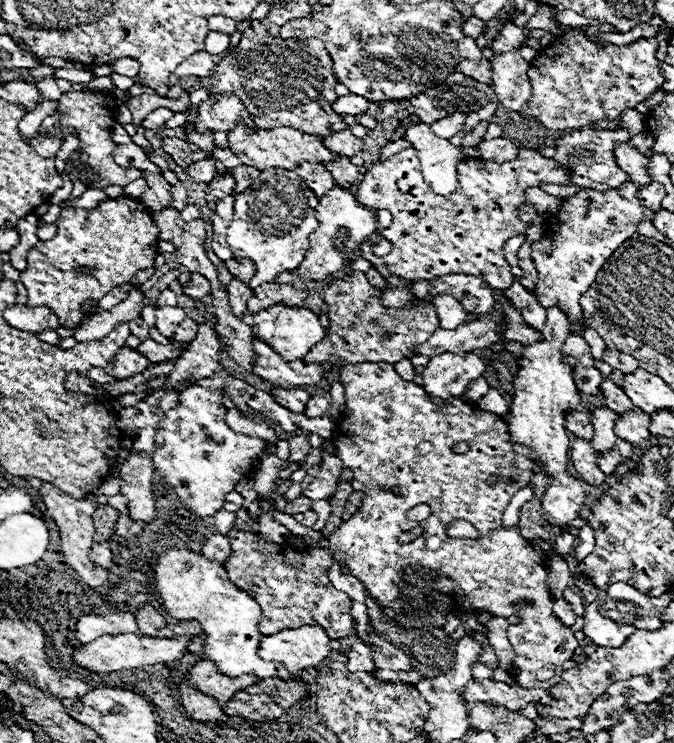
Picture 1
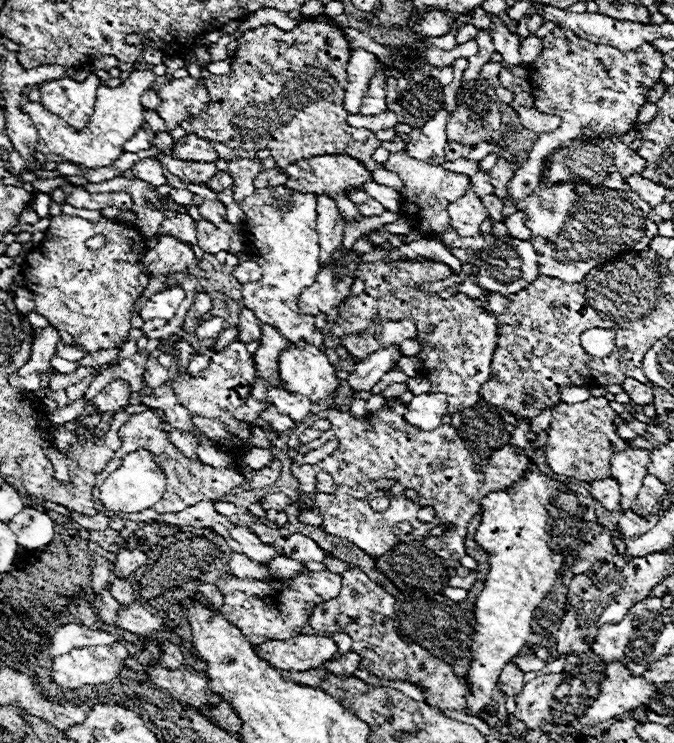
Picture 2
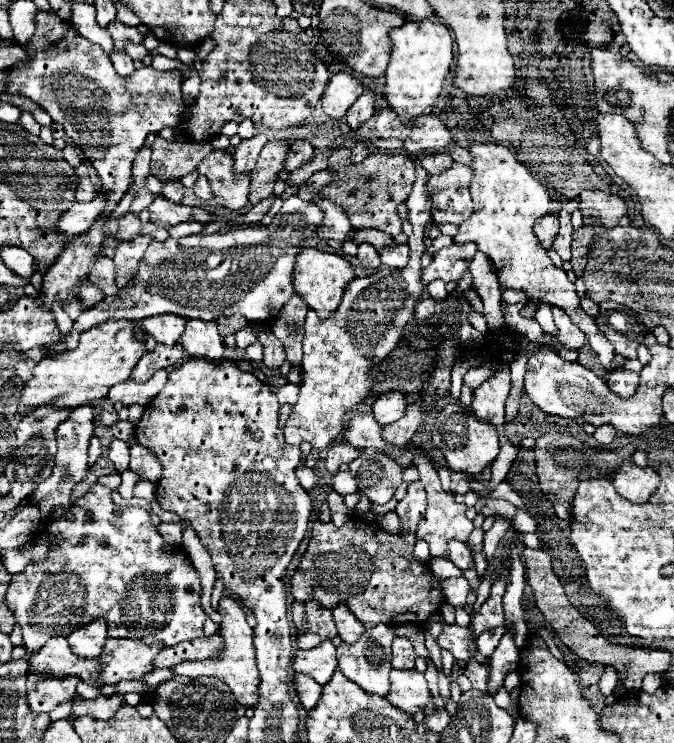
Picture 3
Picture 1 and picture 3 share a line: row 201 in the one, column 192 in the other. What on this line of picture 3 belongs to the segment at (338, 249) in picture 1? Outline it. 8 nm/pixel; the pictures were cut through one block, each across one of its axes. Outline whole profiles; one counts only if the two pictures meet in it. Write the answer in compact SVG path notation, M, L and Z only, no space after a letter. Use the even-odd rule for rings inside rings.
M188 320L184 334L180 340L188 356L192 358L206 358L206 360L220 360L224 356L224 342L218 334L216 322L204 320Z

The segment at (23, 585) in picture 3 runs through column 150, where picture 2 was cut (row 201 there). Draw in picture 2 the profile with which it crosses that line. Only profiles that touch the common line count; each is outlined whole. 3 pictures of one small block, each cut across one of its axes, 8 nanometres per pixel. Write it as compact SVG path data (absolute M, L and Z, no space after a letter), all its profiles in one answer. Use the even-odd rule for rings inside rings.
M616 176L616 188L608 186L578 186L574 182L564 182L564 186L544 186L540 182L538 190L532 192L524 202L518 204L518 210L524 210L528 220L526 226L532 232L532 246L538 254L538 274L560 278L562 282L574 284L586 278L588 270L600 266L604 260L612 260L622 252L646 250L652 238L658 234L658 226L648 218L650 206L642 202L624 182L622 176Z

